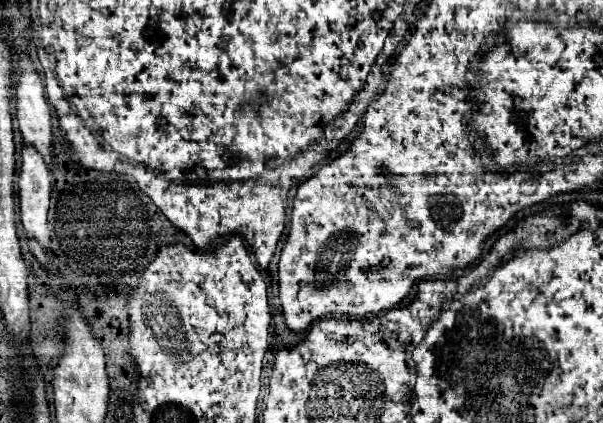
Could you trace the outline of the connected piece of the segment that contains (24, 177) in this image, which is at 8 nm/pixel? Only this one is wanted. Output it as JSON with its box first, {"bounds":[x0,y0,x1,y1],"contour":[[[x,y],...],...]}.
{"bounds":[19,147,53,249],"contour":[[[21,147],[21,169],[19,169],[19,213],[21,223],[27,233],[33,233],[35,239],[49,249],[49,229],[47,229],[47,211],[51,199],[53,175],[47,169],[43,157],[31,147]]]}

